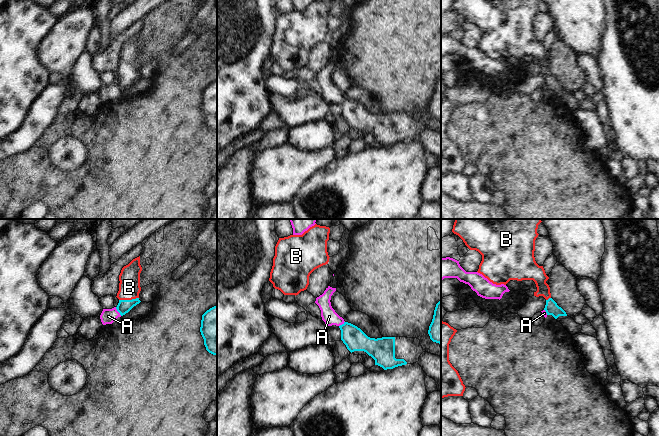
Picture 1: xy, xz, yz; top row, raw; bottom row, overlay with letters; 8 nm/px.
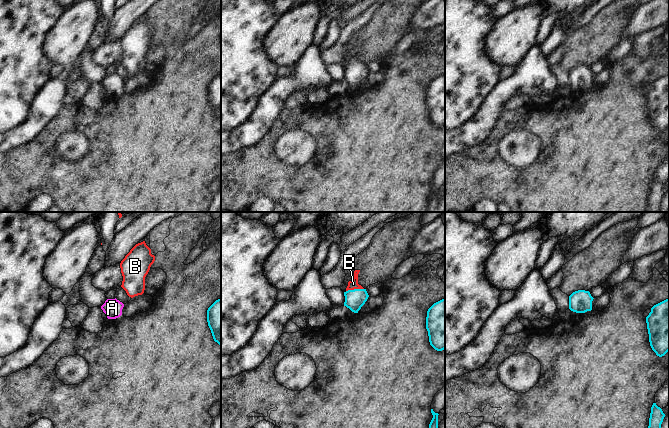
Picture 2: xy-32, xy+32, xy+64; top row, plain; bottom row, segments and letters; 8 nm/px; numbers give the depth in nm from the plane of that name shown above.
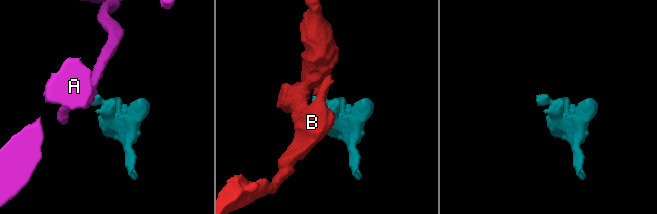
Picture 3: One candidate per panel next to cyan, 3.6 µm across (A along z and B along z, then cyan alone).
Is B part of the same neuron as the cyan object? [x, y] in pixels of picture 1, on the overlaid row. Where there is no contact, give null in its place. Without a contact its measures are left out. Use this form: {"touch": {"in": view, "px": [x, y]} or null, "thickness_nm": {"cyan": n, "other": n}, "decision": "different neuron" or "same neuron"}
{"touch": {"in": "xy", "px": [128, 300]}, "thickness_nm": {"cyan": 110, "other": 180}, "decision": "same neuron"}

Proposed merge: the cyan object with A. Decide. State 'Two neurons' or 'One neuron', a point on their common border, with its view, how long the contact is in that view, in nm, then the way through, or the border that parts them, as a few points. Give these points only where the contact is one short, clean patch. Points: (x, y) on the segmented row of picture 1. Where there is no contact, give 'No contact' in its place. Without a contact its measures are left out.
Two neurons. Touches cyan at xy (117, 310). Shared border 90 nm. Boundary: xy (115, 307), (121, 315)

